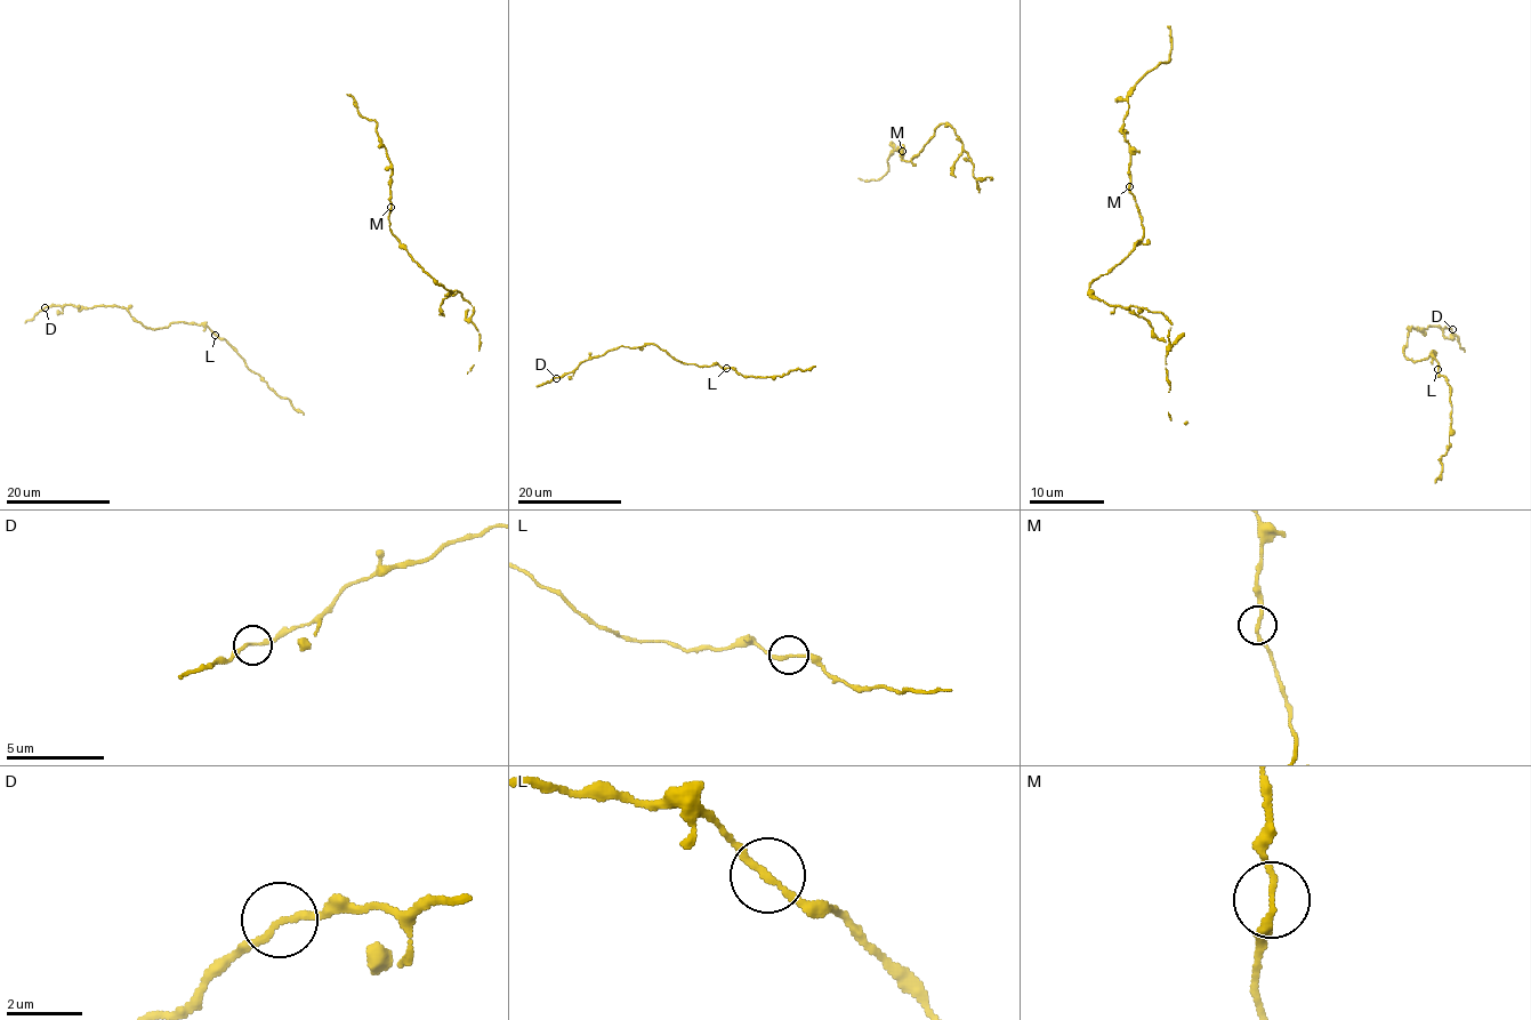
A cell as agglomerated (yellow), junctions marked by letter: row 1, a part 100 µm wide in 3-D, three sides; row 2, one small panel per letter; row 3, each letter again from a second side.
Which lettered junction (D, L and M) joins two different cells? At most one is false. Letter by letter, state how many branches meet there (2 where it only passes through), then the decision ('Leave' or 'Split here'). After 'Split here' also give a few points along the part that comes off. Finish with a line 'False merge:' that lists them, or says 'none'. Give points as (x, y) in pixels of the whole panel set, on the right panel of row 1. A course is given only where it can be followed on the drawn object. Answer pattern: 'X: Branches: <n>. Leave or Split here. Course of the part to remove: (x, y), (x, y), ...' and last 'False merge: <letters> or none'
D: Branches: 2. Leave
L: Branches: 2. Leave
M: Branches: 2. Leave
False merge: none

